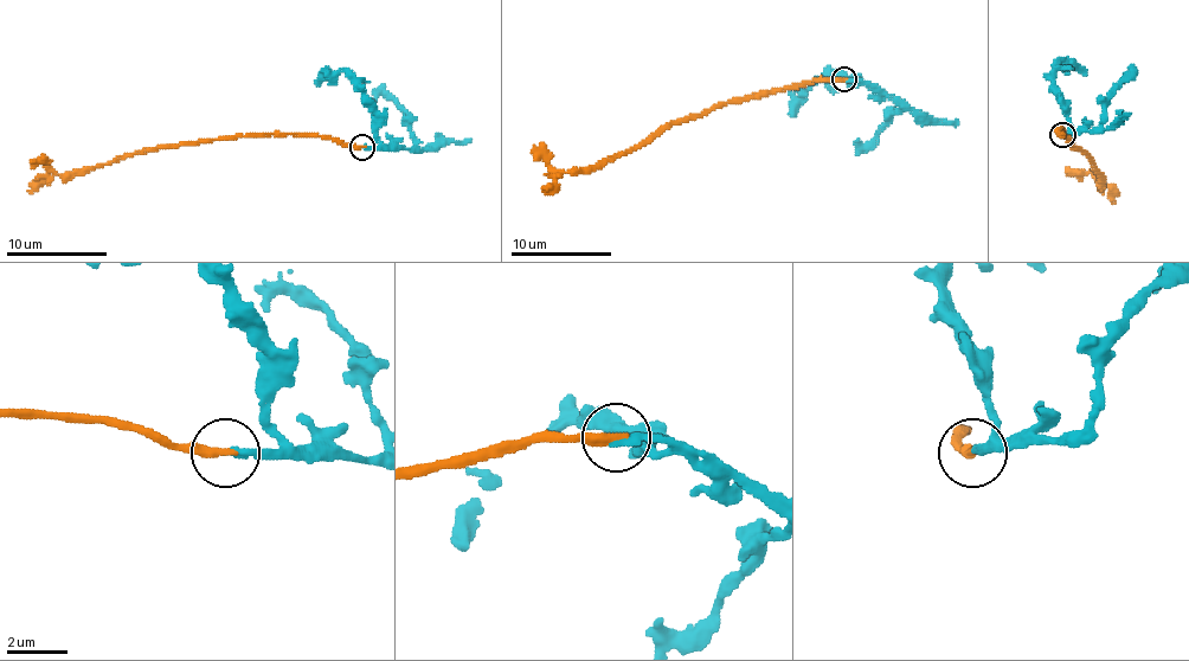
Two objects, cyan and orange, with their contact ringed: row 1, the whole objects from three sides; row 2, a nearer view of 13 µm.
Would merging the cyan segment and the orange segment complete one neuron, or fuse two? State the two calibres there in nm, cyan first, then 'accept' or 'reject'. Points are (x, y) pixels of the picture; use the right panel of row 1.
260/320 nm | accept

